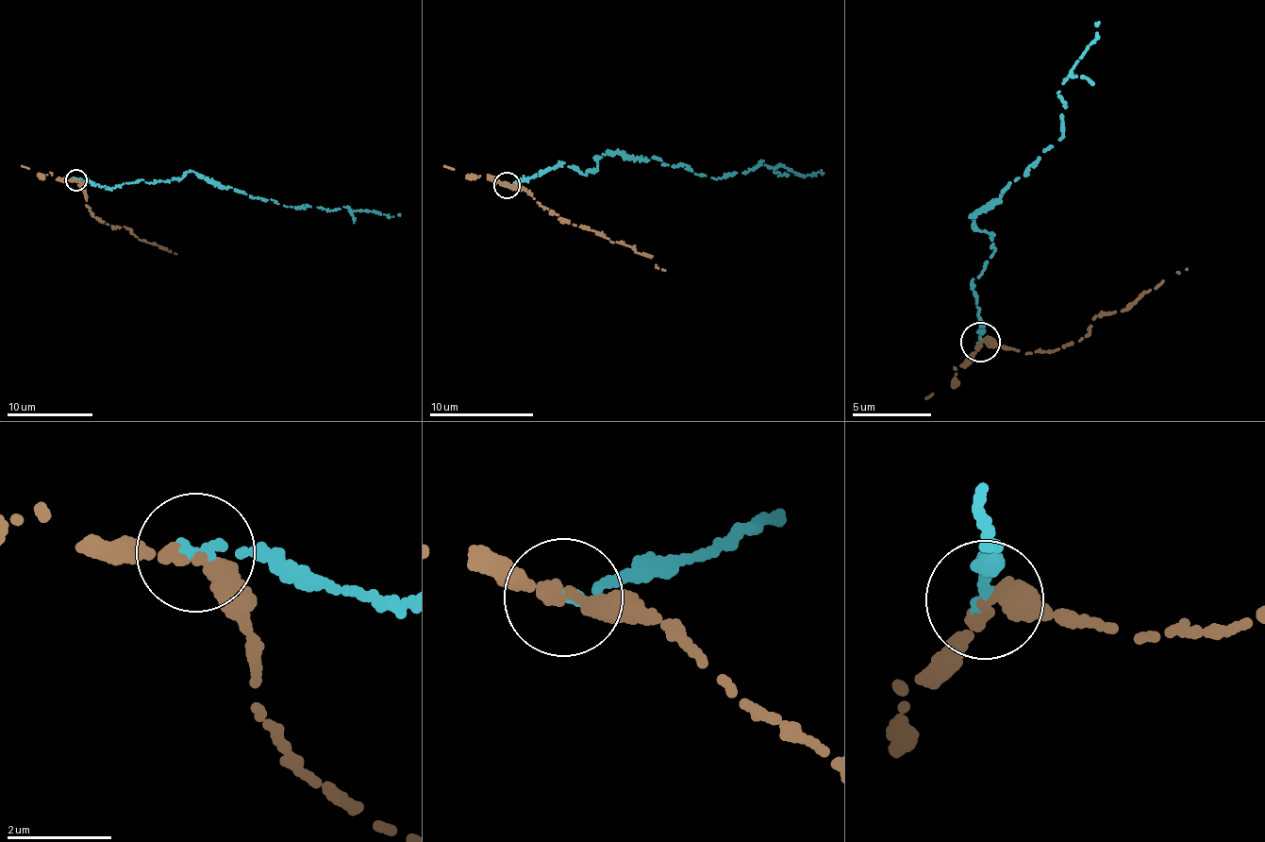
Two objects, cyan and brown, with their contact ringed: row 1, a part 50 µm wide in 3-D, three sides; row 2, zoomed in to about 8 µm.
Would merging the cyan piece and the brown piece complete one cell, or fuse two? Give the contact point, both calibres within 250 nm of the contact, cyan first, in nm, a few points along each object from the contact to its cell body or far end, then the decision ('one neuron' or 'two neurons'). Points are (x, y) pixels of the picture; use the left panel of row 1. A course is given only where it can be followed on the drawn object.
at (75, 179); 240 nm thick on the cyan side, 300 nm on the other; cyan runs (76, 180), (108, 189), (196, 173), (226, 189), (288, 207), (343, 207), (393, 216), (400, 213); brown runs (76, 180), (86, 205), (96, 219), (131, 229), (139, 240), (176, 254); two neurons

